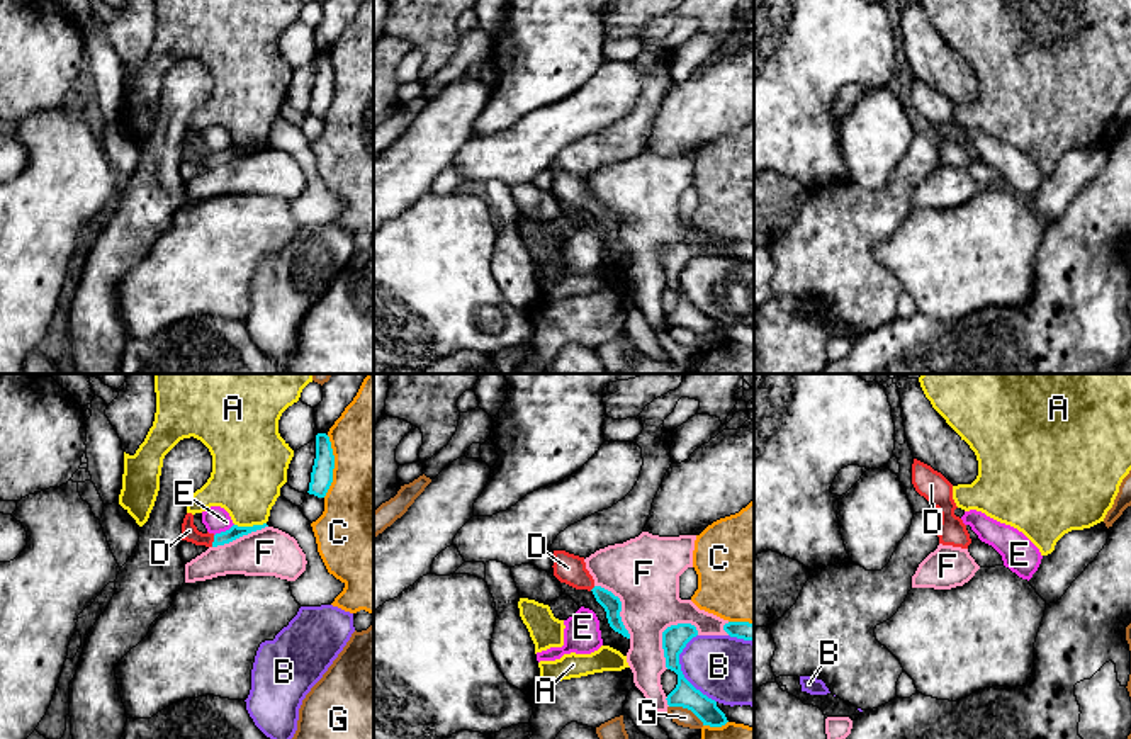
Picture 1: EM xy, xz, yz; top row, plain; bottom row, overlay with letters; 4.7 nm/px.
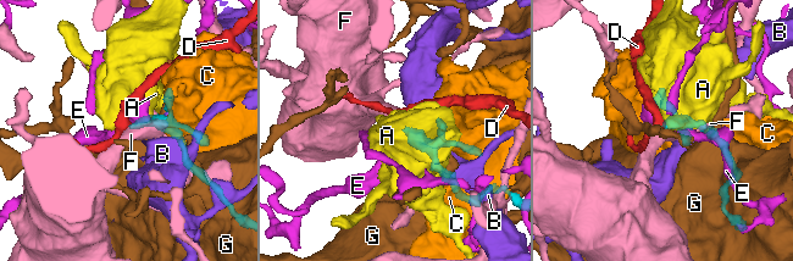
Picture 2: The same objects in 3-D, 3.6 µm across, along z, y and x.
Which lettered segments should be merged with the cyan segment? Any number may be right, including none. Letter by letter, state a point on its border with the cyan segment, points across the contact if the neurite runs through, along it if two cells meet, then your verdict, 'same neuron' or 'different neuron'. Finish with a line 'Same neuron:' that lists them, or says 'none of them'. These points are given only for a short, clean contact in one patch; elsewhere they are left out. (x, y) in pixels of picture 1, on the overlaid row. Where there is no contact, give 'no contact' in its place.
A: xy (250, 527) | along xy (265, 522), (235, 525) | different neuron
B: xz (681, 671) | different neuron
C: xy (333, 466) | different neuron
D: xy (214, 541) | across xy (235, 532), (214, 541), (199, 539), (189, 530) | same neuron
E: xy (223, 532) | along xy (233, 524), (214, 535) | different neuron
F: xz (663, 636) | different neuron
G: xz (686, 707) | different neuron
Same neuron: D

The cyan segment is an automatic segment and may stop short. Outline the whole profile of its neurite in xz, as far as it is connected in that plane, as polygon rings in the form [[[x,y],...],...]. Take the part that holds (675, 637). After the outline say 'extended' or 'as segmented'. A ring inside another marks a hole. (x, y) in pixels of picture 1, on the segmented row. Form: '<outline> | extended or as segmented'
[[[691,623],[671,625],[662,632],[666,668],[678,674],[678,685],[666,700],[669,707],[683,707],[691,710],[703,722],[703,725],[722,727],[729,720],[717,707],[717,702],[696,690],[681,671],[679,654],[696,635],[698,630]]] | as segmented

